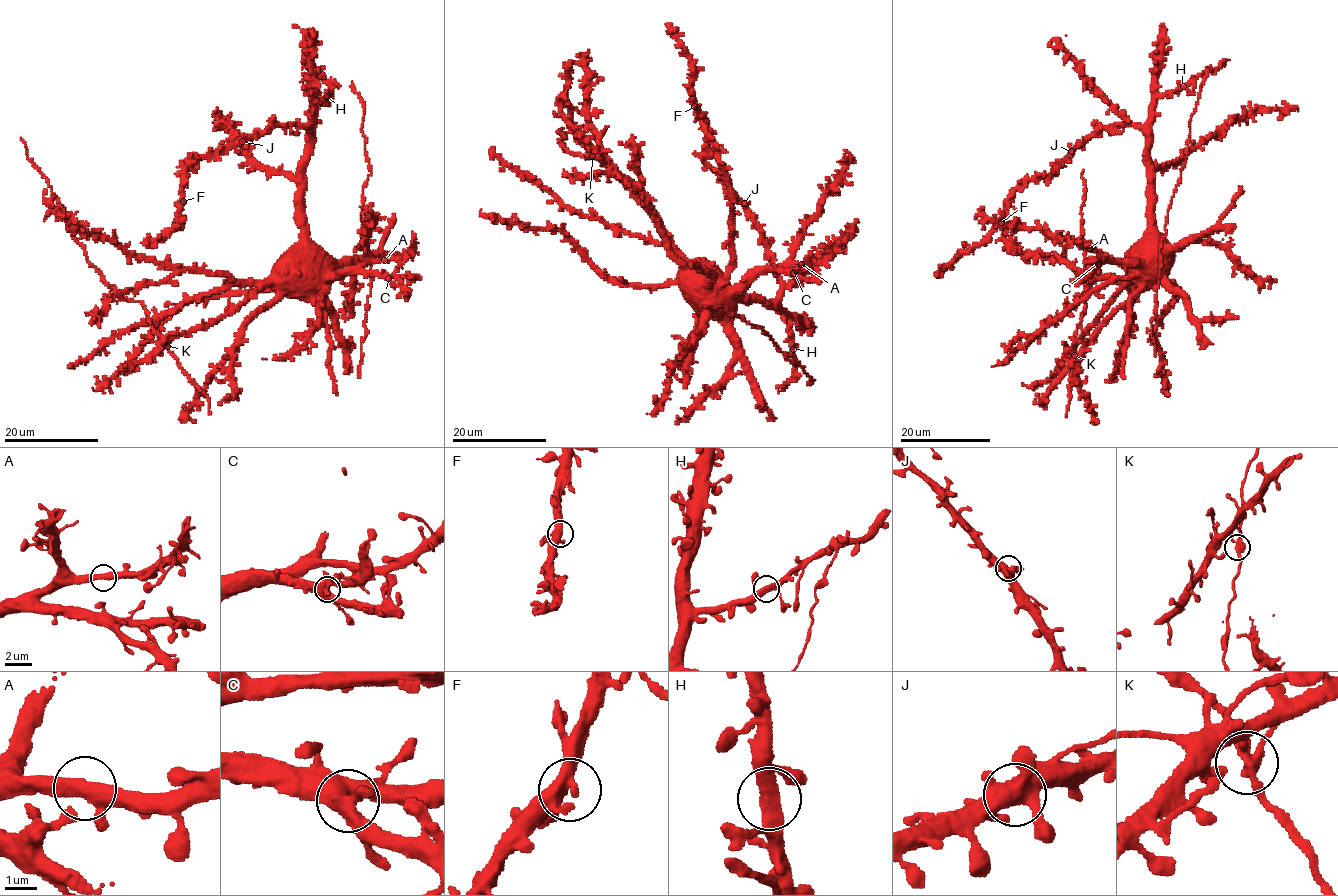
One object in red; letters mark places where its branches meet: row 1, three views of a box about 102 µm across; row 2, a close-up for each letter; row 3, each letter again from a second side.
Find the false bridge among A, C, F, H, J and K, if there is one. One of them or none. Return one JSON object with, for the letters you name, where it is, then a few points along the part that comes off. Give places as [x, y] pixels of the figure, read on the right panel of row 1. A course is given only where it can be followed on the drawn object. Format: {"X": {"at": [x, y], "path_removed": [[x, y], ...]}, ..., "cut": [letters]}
{"cut": []}

